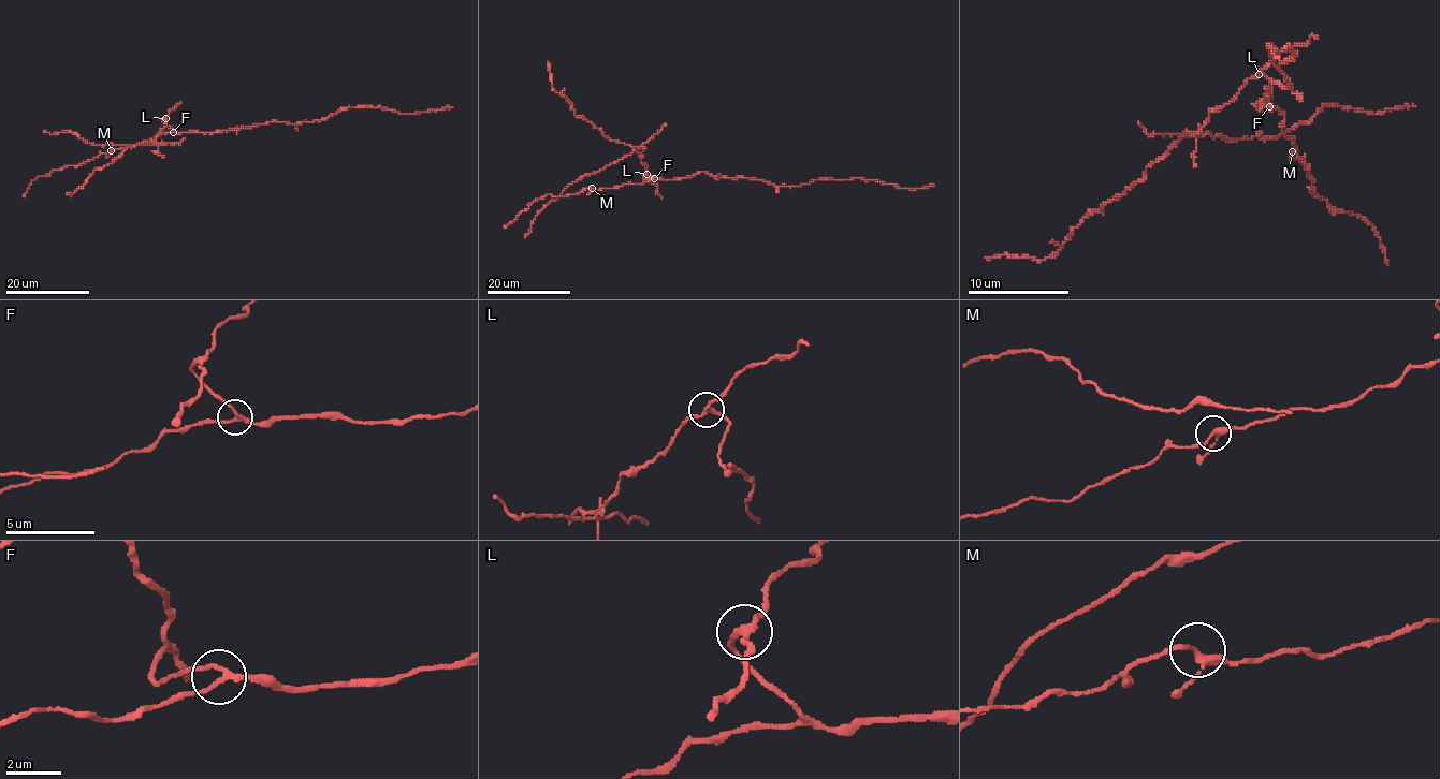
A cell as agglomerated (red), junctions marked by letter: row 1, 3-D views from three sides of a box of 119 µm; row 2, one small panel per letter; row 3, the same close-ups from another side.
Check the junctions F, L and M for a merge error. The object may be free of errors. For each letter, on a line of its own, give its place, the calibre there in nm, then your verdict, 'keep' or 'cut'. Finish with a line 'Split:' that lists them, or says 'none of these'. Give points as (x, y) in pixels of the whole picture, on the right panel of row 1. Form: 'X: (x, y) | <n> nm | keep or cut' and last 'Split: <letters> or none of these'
F: (1269, 106) | 160 nm | keep
L: (1259, 74) | 200 nm | cut
M: (1292, 151) | 240 nm | keep
Split: L

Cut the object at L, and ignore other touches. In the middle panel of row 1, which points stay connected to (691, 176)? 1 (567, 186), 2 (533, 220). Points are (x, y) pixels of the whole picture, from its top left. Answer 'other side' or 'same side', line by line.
1: other side
2: other side

